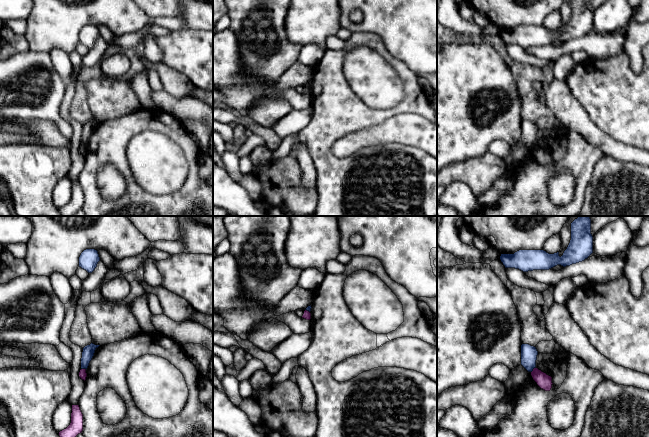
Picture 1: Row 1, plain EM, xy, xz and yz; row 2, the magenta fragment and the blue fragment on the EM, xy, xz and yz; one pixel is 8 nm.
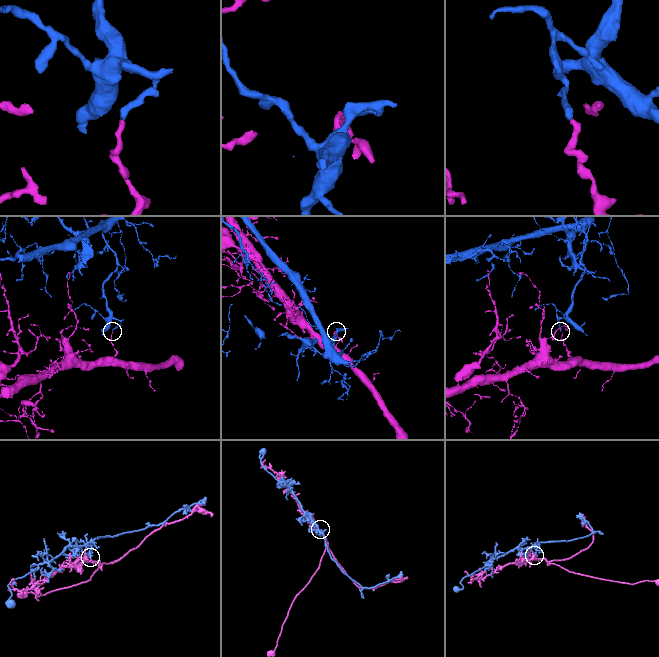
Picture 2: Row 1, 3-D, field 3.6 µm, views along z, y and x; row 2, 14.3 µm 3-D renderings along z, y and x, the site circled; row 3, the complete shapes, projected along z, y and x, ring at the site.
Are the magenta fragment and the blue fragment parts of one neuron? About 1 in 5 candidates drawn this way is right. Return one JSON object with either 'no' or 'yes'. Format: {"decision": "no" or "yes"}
{"decision": "no"}

